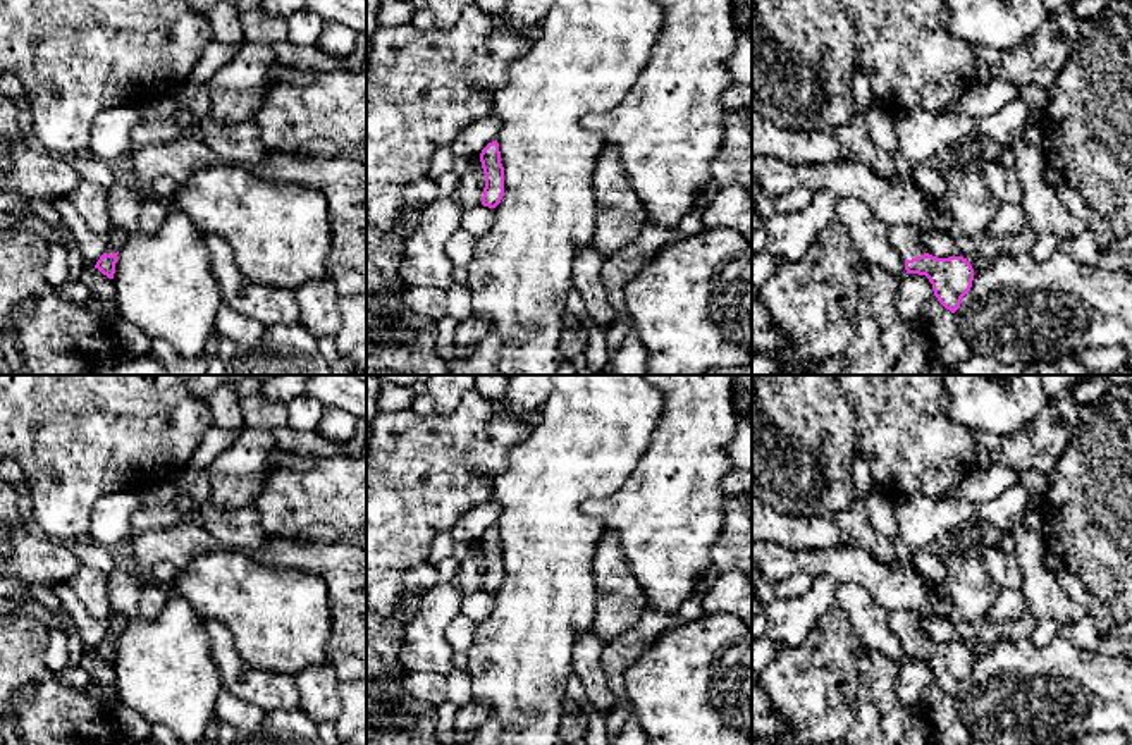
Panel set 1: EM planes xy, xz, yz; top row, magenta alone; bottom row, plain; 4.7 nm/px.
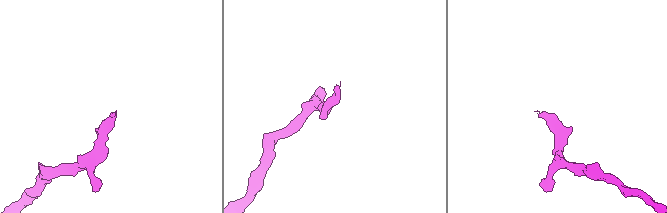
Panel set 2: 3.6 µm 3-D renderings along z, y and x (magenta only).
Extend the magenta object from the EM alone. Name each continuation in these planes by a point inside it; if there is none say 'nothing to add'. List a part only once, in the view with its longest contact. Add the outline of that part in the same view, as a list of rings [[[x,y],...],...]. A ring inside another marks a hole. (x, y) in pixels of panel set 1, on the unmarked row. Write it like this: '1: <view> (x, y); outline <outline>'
1: yz (905, 625); outline [[[893,611],[888,614],[888,625],[893,633],[901,640],[903,647],[926,638],[922,631],[922,618],[912,611]]]

